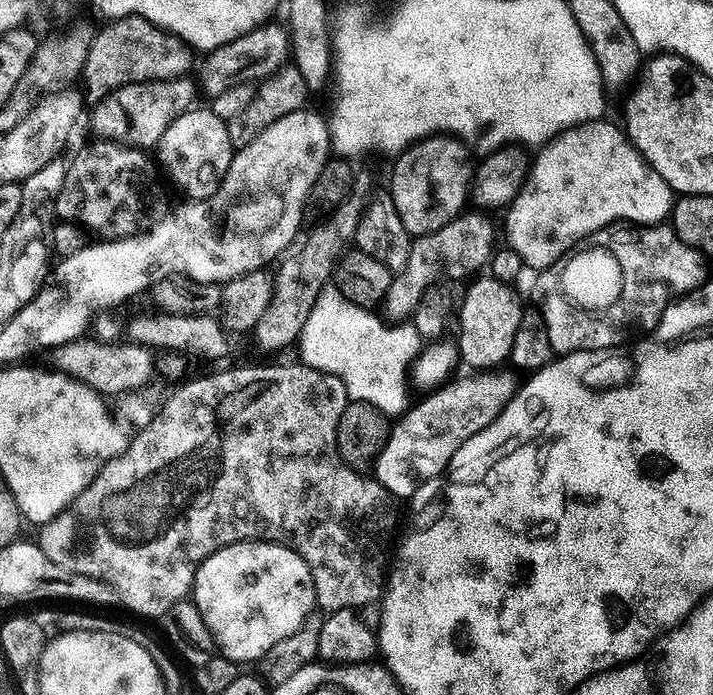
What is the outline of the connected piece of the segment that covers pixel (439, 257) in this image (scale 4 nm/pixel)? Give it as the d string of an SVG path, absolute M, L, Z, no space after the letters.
M465 210L461 212L459 216L455 216L455 218L453 218L446 226L442 226L441 228L439 228L438 230L434 230L433 232L425 232L423 234L417 235L415 239L413 239L412 249L410 250L410 258L406 260L406 266L403 268L401 272L397 273L396 275L393 275L392 281L390 282L390 290L386 290L386 298L384 299L384 302L382 305L382 312L383 311L385 312L385 313L383 312L383 315L387 317L389 321L392 321L392 322L407 321L409 317L411 317L412 311L416 309L416 307L418 306L418 302L422 298L422 294L424 293L424 291L426 291L426 289L428 288L433 287L433 285L435 285L437 281L439 281L439 280L436 280L439 278L439 276L460 276L463 274L464 256L476 256L476 260L478 263L487 265L489 261L491 261L493 251L498 244L498 241L496 241L496 232L498 236L497 225L495 228L495 226L492 225L491 218L488 216L491 216L491 215L485 214L483 211L480 211L480 210Z

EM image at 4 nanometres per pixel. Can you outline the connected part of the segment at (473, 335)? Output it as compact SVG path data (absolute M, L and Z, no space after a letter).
M484 274L481 280L476 280L468 288L464 296L464 305L458 308L458 324L460 320L461 361L472 370L492 370L503 365L509 359L511 347L514 346L515 334L525 319L520 309L520 300L516 297L517 289L511 284L503 284Z

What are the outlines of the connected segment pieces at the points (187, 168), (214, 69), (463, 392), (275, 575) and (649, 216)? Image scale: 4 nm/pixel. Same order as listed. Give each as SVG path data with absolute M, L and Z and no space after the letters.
M200 107L188 109L176 118L163 132L156 147L156 158L161 169L166 170L171 180L186 194L185 197L194 200L205 200L206 197L212 197L217 192L217 188L235 155L227 121L216 116L209 107Z
M261 23L259 28L250 30L246 34L242 34L238 38L234 38L230 42L226 42L222 46L218 46L213 52L207 53L203 57L204 61L199 61L198 72L200 68L200 76L198 75L198 84L208 98L216 97L228 87L232 87L238 83L259 82L274 74L279 68L287 65L290 60L289 30L283 23L268 24Z
M504 370L468 374L472 376L464 376L461 380L453 379L443 386L429 391L425 395L428 397L421 404L413 403L408 411L391 425L388 441L384 444L383 450L376 455L374 461L374 469L376 468L374 479L394 498L400 498L400 496L411 498L420 488L424 487L427 480L437 479L440 473L447 469L450 458L454 458L458 446L462 446L462 442L466 442L466 438L474 438L474 434L486 430L486 426L493 424L494 418L498 418L498 414L511 405L512 397L518 391L518 380L515 380L510 373L500 371Z
M240 540L207 556L196 571L190 599L198 606L198 614L202 614L202 622L206 622L219 655L241 666L262 659L270 646L294 634L294 630L298 630L316 608L316 591L306 562L293 548L273 544L271 540Z
M608 118L575 124L537 152L540 153L531 161L522 190L506 209L508 217L504 220L504 228L502 224L503 235L504 232L508 235L507 247L513 248L518 258L522 258L525 269L548 270L559 265L577 245L606 227L621 222L632 226L655 226L665 223L672 215L674 193L671 186L658 170L644 161L644 155L633 146L623 127L616 125L615 128Z

